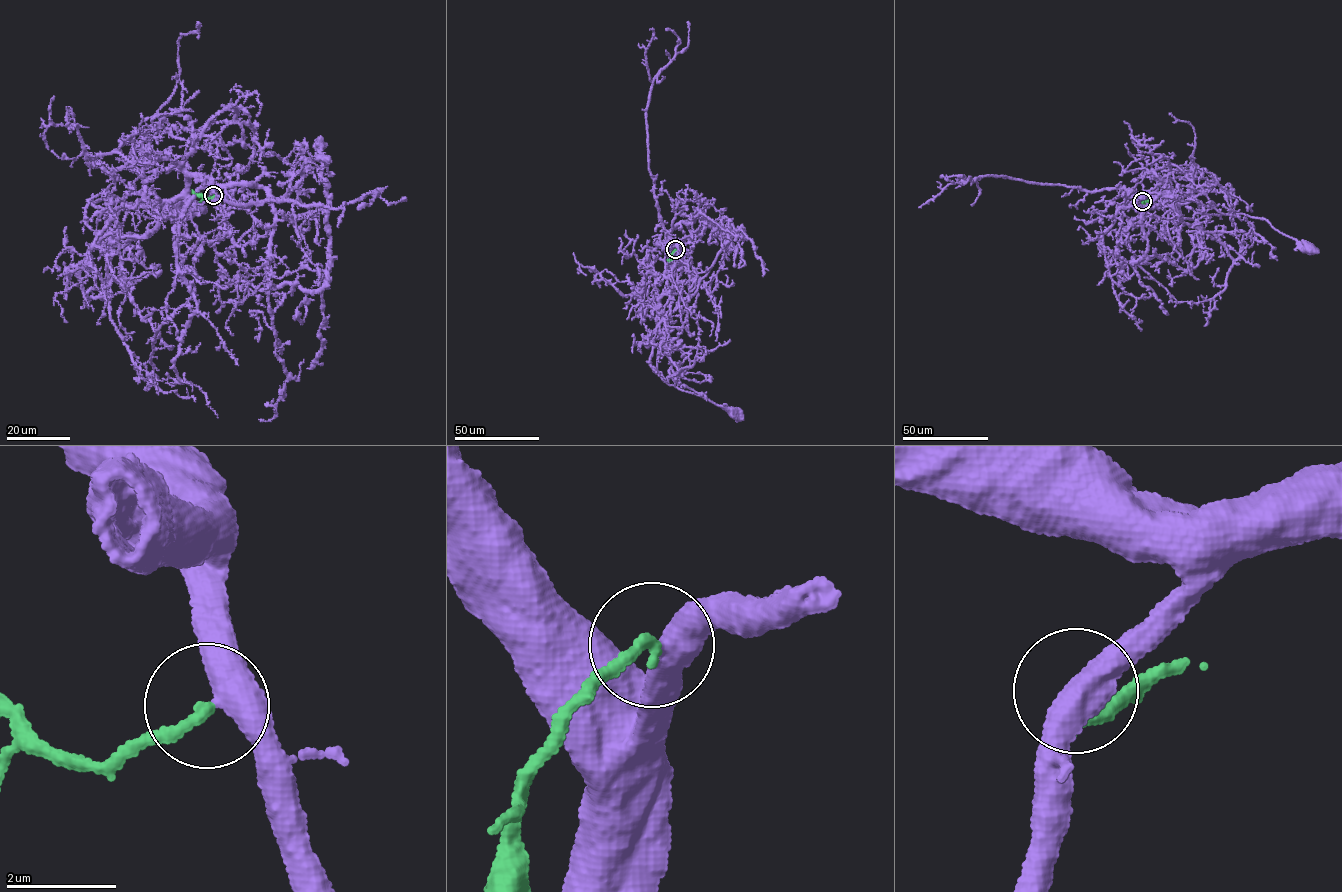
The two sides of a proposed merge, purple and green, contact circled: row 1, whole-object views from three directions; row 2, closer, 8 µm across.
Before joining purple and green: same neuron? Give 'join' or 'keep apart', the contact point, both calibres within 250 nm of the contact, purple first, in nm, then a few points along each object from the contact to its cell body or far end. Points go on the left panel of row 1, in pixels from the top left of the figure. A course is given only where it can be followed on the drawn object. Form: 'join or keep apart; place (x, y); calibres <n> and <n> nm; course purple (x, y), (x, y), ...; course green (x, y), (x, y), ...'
join; place (213, 195); calibres 480 and 240 nm; course purple (214, 195), (191, 174), (180, 215), (156, 218), (145, 206), (112, 210), (89, 202), (111, 196), (191, 208); course green (213, 195), (206, 198), (193, 192)

